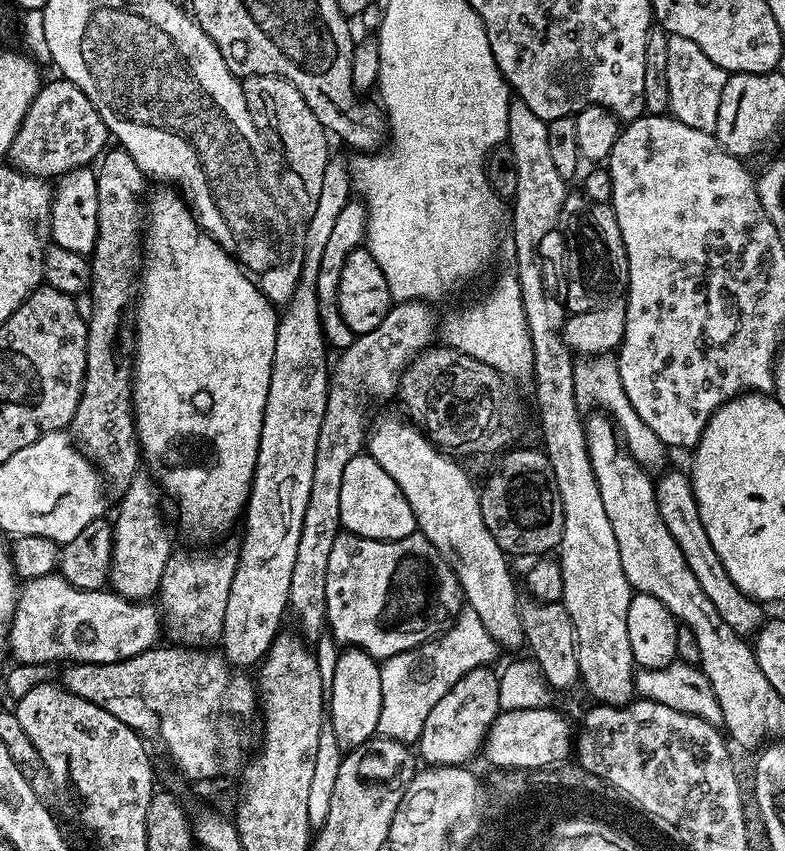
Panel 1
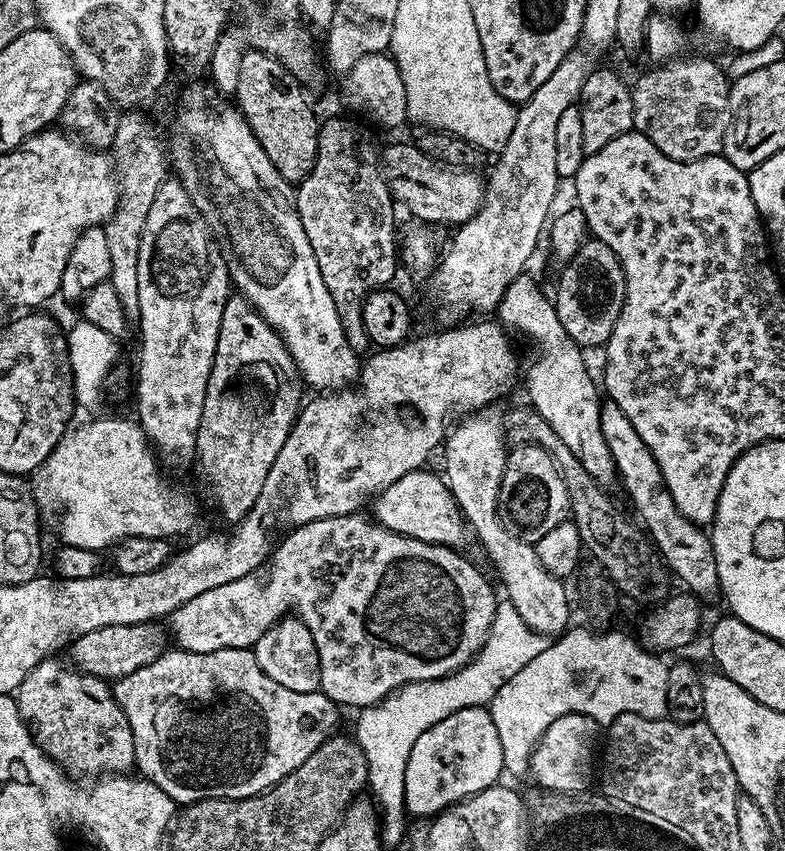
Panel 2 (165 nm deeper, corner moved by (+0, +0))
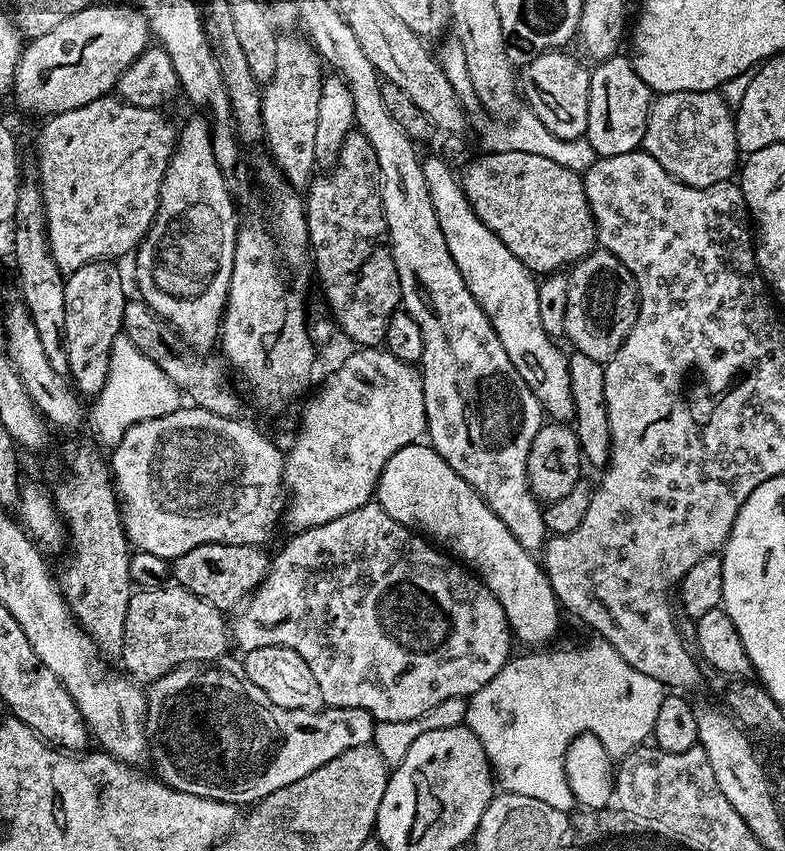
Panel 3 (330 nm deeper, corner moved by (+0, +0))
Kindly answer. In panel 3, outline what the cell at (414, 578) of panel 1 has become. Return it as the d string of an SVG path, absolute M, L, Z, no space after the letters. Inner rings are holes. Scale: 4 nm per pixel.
M363 504L358 510L350 510L350 514L342 514L342 518L334 518L322 526L295 533L291 538L293 540L277 556L271 557L263 582L235 613L236 621L232 620L230 624L231 639L235 647L240 647L244 652L258 650L262 646L282 646L302 654L302 662L306 662L306 666L310 666L310 671L314 673L318 690L322 690L322 698L327 707L361 708L369 712L377 722L400 723L403 720L418 719L447 699L471 698L475 692L482 690L482 686L486 686L486 682L490 682L490 678L494 678L494 674L498 674L498 670L502 670L502 666L510 658L514 637L508 627L508 619L498 598L494 598L483 580L463 563L433 546L423 535L390 518L390 514L386 514L380 504Z

